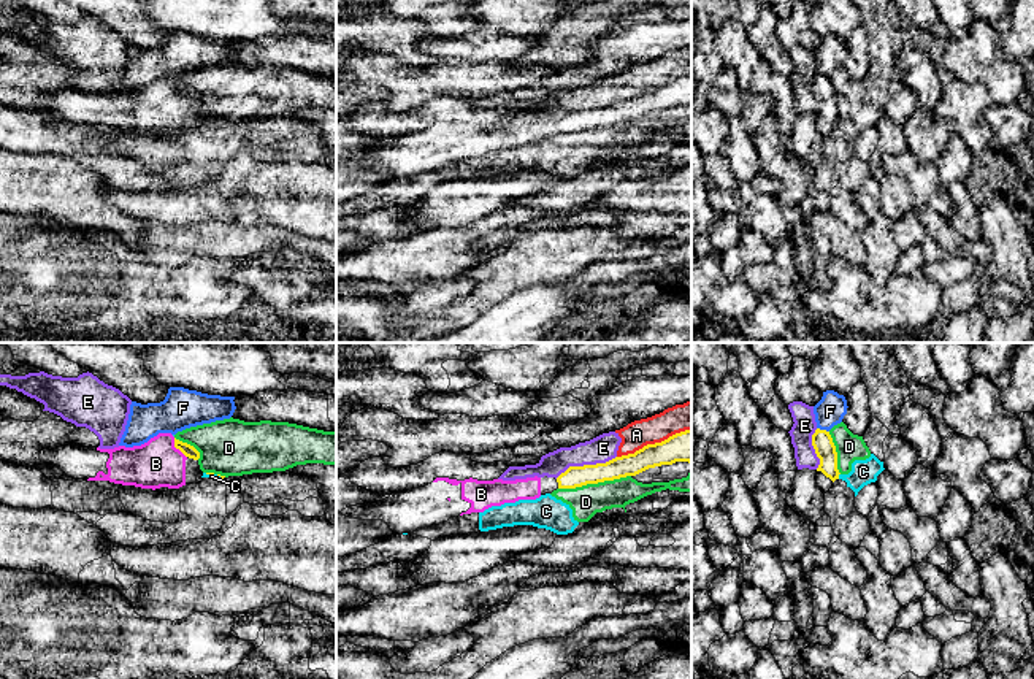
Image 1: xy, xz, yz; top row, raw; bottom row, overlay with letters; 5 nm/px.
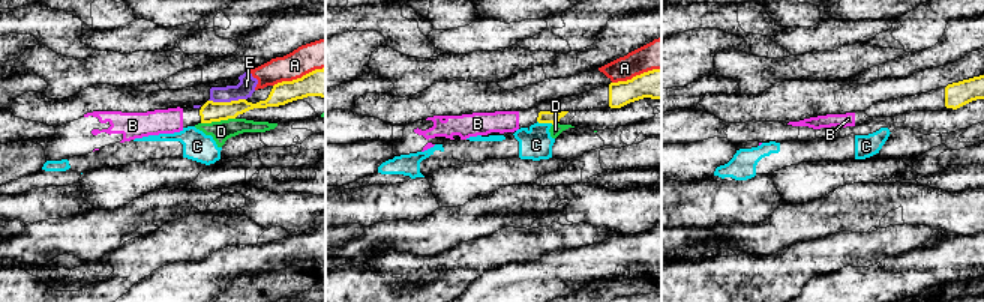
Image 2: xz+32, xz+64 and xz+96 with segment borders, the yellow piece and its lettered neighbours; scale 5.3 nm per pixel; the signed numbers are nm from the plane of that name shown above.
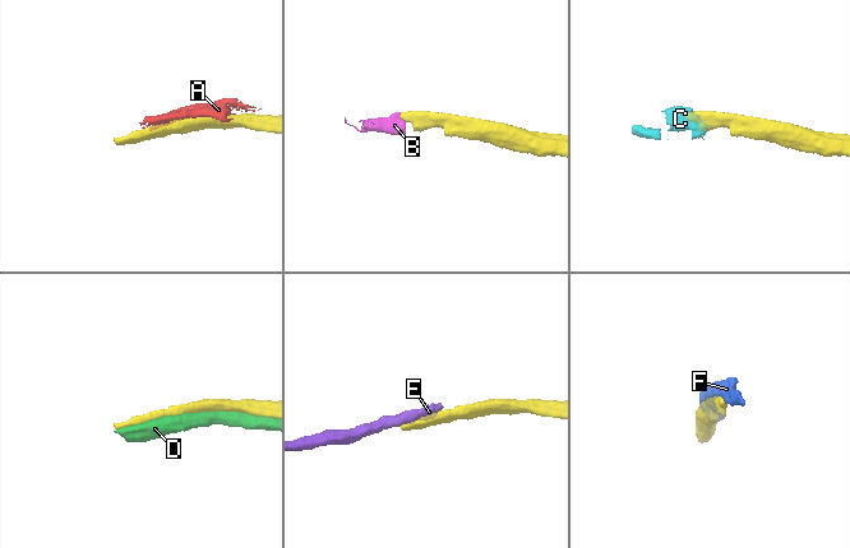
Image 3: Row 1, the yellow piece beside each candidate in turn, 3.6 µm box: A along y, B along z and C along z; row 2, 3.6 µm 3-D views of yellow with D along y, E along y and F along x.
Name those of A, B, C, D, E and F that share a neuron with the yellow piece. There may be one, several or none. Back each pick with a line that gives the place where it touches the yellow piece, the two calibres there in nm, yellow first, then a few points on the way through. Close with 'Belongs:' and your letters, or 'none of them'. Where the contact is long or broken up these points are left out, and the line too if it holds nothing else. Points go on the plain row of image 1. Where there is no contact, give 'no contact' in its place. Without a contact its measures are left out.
B: contact xy (176, 92); calibres 70 and 240 nm; way xy (189, 95), (176, 92), (156, 108)
Belongs: B

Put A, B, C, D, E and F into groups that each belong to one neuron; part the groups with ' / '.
A E / B / C D / F

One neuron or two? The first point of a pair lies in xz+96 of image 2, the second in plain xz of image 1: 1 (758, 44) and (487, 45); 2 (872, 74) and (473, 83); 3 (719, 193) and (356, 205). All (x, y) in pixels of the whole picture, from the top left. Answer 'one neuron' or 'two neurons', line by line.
1: two neurons
2: two neurons
3: two neurons

